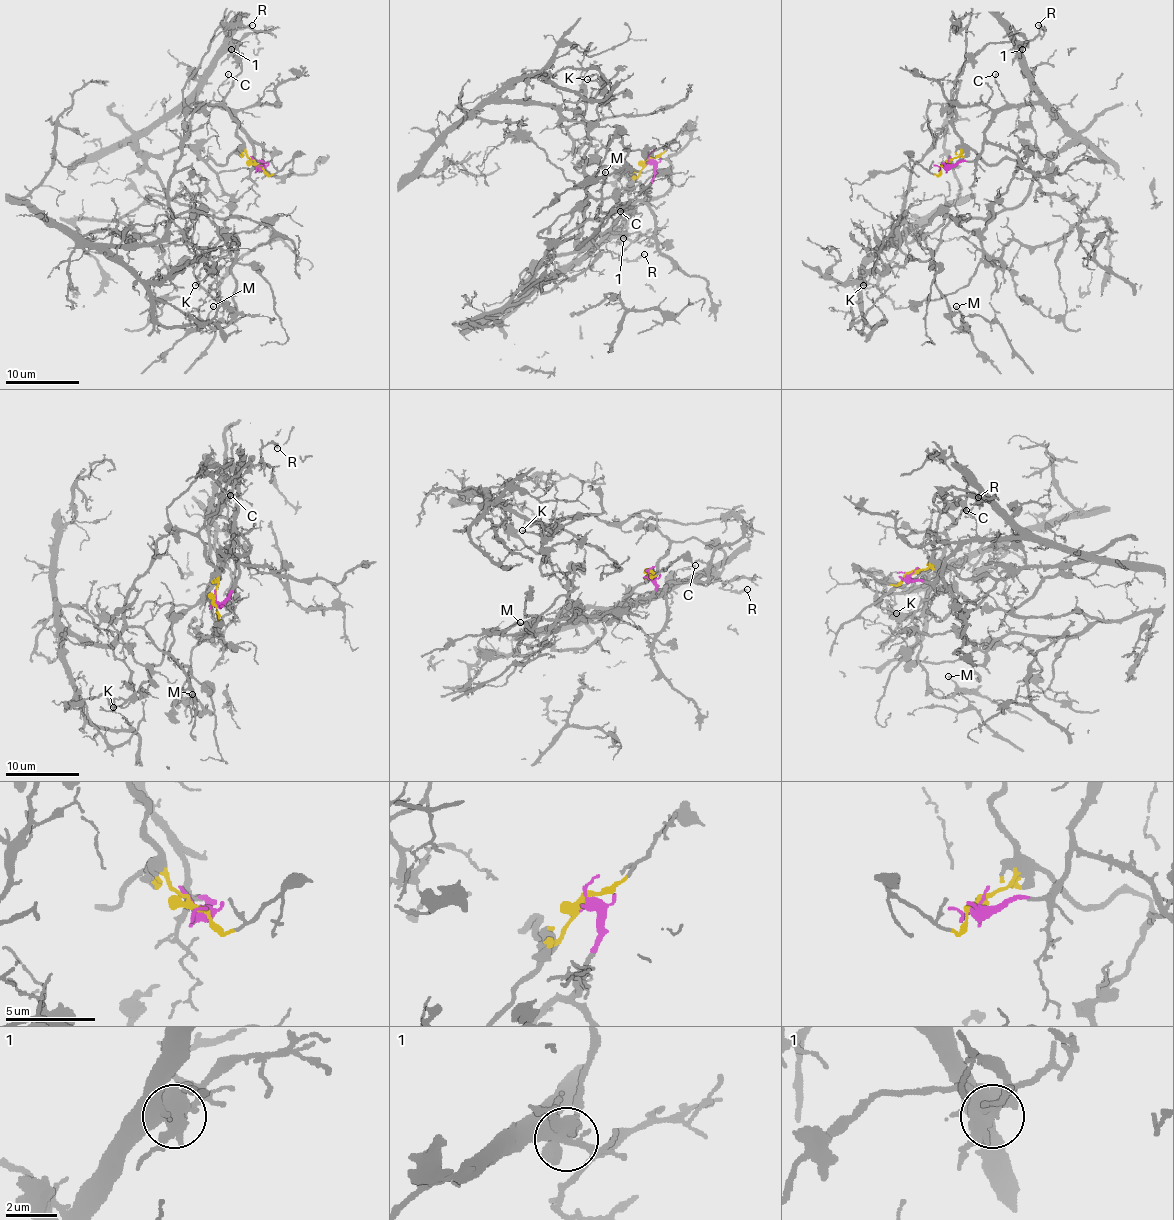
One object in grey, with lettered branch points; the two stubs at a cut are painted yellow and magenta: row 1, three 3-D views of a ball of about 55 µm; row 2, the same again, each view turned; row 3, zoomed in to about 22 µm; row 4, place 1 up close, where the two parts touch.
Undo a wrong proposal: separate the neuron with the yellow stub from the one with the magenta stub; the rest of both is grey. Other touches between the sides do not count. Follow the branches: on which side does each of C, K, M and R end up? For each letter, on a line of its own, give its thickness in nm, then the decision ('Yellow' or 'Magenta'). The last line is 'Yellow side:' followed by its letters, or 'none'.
C: Thickness 120 nm. Magenta
K: Thickness 170 nm. Yellow
M: Thickness 160 nm. Yellow
R: Thickness 240 nm. Magenta
Yellow side: K, M

